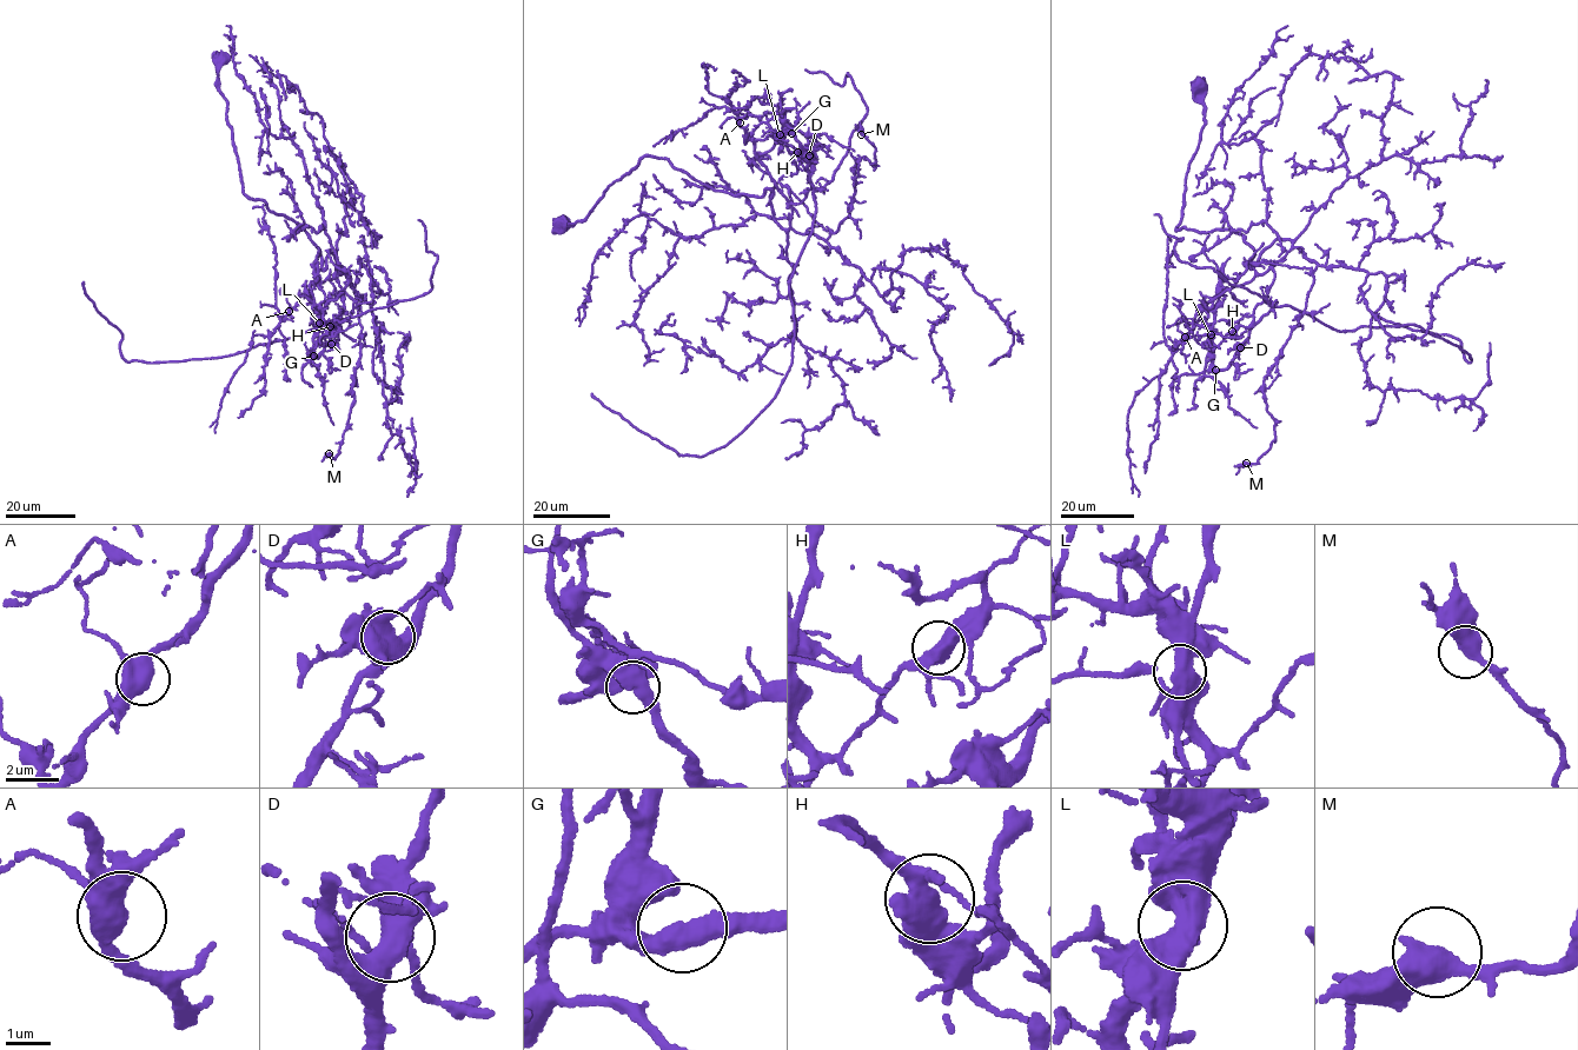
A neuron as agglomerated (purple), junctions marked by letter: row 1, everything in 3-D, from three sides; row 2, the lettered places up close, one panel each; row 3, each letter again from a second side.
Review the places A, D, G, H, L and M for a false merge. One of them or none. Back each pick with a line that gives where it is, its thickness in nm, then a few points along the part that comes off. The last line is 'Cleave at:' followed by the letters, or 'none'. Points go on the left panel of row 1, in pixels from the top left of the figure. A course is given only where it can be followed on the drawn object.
L: (319, 323) | 600 nm | (319, 323), (311, 353), (317, 358), (339, 316), (234, 354), (126, 361), (120, 331), (97, 311), (83, 281)
Cleave at: L

